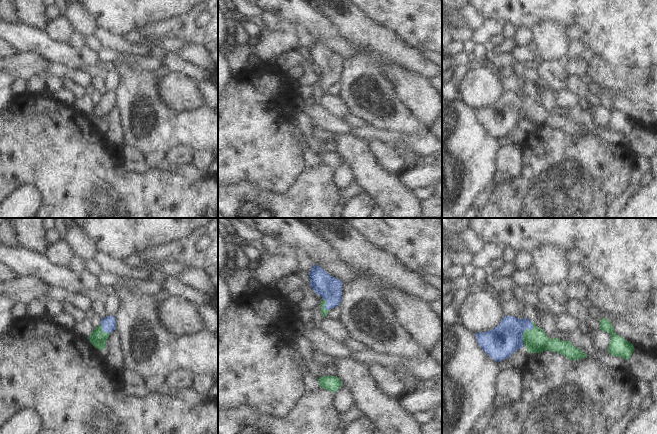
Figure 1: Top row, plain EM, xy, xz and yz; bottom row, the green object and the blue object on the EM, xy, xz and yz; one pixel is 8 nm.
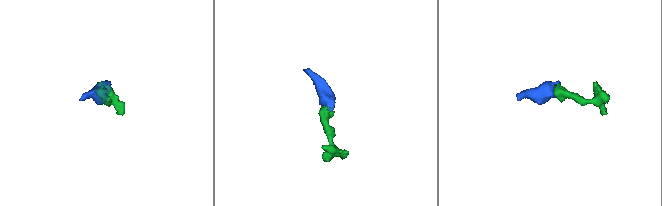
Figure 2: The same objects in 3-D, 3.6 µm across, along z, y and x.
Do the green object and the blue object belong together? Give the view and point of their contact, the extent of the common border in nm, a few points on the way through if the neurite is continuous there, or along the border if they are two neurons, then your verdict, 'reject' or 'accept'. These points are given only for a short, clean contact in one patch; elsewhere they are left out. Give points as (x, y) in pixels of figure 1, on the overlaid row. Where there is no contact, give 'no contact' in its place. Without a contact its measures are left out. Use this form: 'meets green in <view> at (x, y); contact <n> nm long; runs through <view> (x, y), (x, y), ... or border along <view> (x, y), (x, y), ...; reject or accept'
meets green in yz at (525, 330); contact 200 nm long; runs through yz (536, 341), (525, 330), (512, 333), (500, 343); accept

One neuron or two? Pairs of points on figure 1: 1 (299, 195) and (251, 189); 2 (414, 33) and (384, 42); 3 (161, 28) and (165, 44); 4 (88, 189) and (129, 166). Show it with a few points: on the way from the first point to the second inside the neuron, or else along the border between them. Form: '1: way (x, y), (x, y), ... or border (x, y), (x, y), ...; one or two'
1: way (287, 199), (263, 198); one
2: border (380, 24), (391, 29), (400, 40); two
3: border (163, 36), (181, 39), (186, 43); two
4: border (114, 169), (119, 174), (130, 172), (140, 174); two

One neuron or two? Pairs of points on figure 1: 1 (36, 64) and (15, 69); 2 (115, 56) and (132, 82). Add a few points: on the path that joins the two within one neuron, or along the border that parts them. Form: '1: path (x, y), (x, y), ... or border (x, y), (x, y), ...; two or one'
1: path (31, 64), (20, 66); one
2: border (114, 63), (122, 63), (131, 70), (142, 71); two

